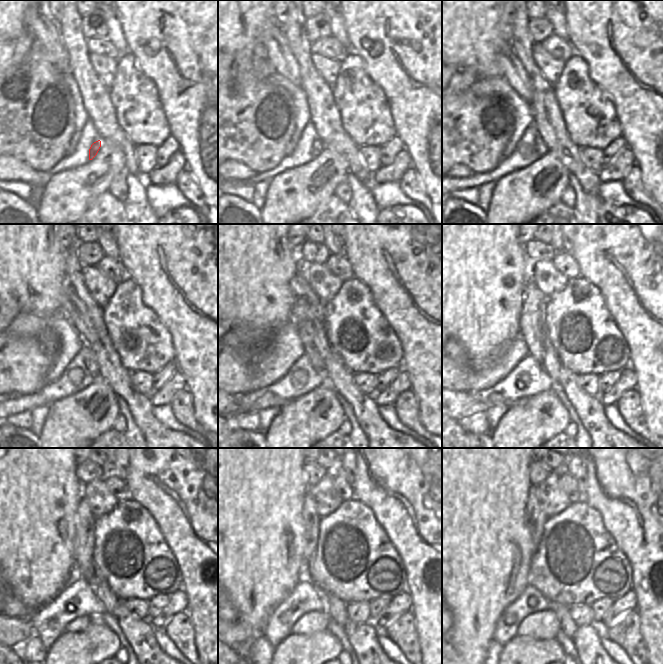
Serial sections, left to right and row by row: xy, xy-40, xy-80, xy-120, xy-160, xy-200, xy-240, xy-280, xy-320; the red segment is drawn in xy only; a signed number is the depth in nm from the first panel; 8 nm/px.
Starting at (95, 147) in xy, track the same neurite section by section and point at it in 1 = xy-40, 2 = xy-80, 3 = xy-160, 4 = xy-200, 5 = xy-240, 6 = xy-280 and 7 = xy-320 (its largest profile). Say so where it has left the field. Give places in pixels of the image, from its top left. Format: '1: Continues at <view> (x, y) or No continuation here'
1: Continues at xy-40 (318, 146)
2: Continues at xy-80 (540, 145)
3: Continues at xy-160 (305, 329)
4: Continues at xy-200 (532, 317)
5: Continues at xy-240 (84, 543)
6: Continues at xy-280 (311, 519)
7: Continues at xy-320 (536, 517).

